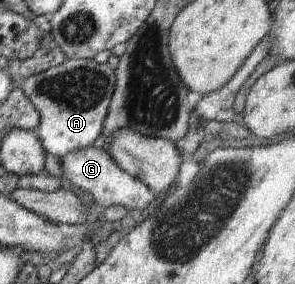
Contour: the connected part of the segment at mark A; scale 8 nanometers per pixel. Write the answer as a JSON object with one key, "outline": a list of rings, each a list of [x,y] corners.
{"outline":[[[83,58],[66,59],[61,65],[50,67],[37,75],[23,79],[19,83],[19,89],[25,93],[25,97],[37,108],[40,115],[40,124],[32,132],[40,139],[46,153],[59,160],[67,157],[74,150],[98,144],[115,85],[116,73],[107,62],[99,64],[94,59]]]}

